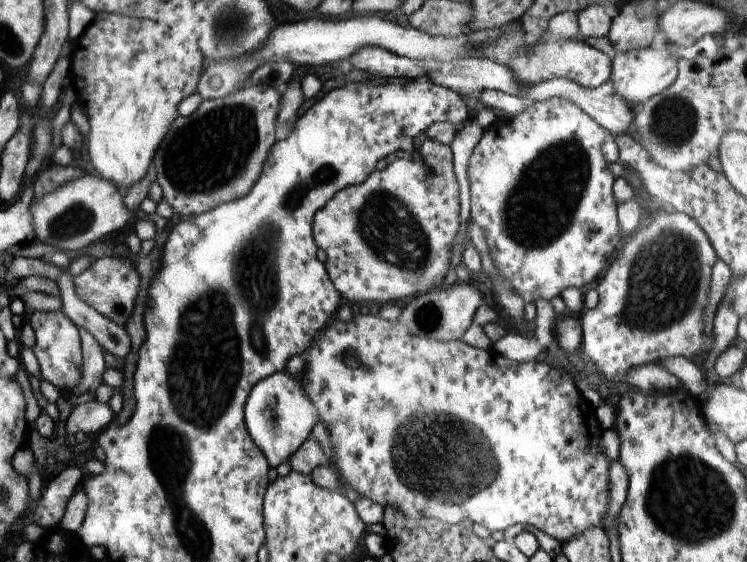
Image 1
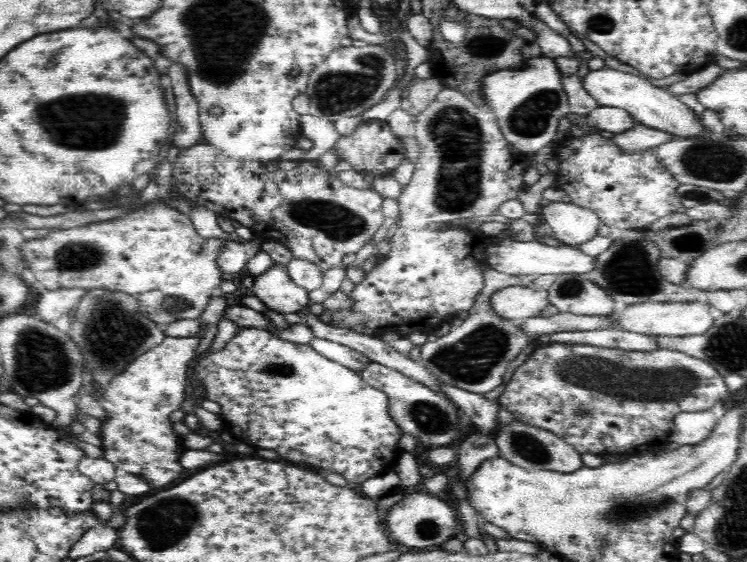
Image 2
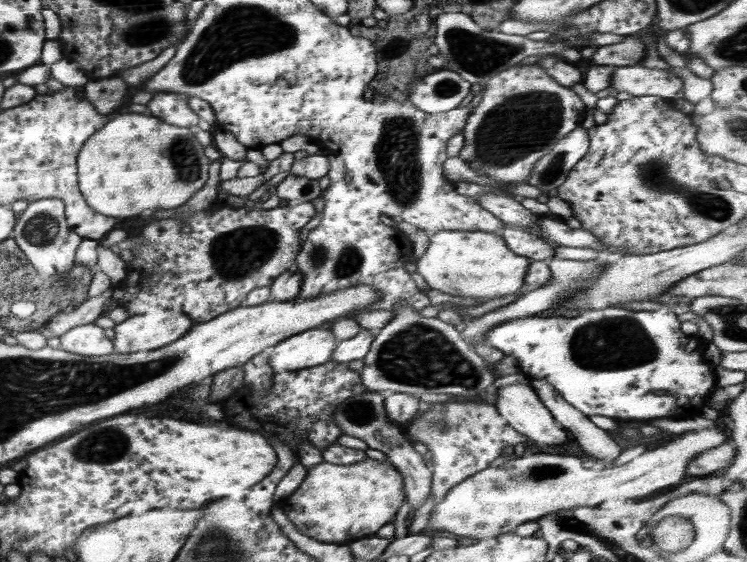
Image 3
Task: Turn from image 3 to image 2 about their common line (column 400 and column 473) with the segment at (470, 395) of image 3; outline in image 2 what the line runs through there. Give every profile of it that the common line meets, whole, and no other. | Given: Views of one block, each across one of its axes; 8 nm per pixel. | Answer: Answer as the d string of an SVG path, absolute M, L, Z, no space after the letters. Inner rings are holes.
M494 269L484 271L484 288L482 288L474 306L469 310L468 317L462 319L460 326L451 325L449 332L437 337L433 342L426 341L421 346L421 364L438 380L462 390L484 395L491 390L495 393L504 385L504 374L514 358L522 354L531 338L514 320L498 315L490 307L492 293L508 286L534 287L536 276L522 274L514 276Z

